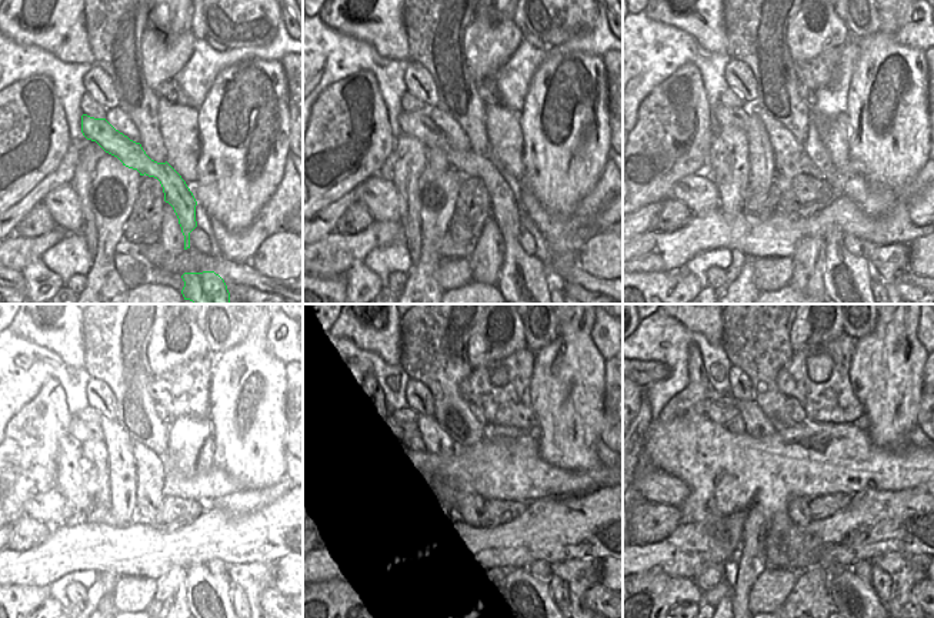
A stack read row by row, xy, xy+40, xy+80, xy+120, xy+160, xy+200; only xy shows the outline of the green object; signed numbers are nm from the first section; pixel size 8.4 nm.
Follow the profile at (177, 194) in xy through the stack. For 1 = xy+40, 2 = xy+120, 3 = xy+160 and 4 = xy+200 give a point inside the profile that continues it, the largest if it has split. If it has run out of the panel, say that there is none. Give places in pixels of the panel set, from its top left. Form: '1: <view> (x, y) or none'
1: xy+40 (521, 274)
2: xy+120 (207, 594)
3: xy+160 (527, 594)
4: xy+200 (850, 594)

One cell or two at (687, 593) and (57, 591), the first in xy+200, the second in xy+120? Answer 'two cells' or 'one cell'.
two cells

